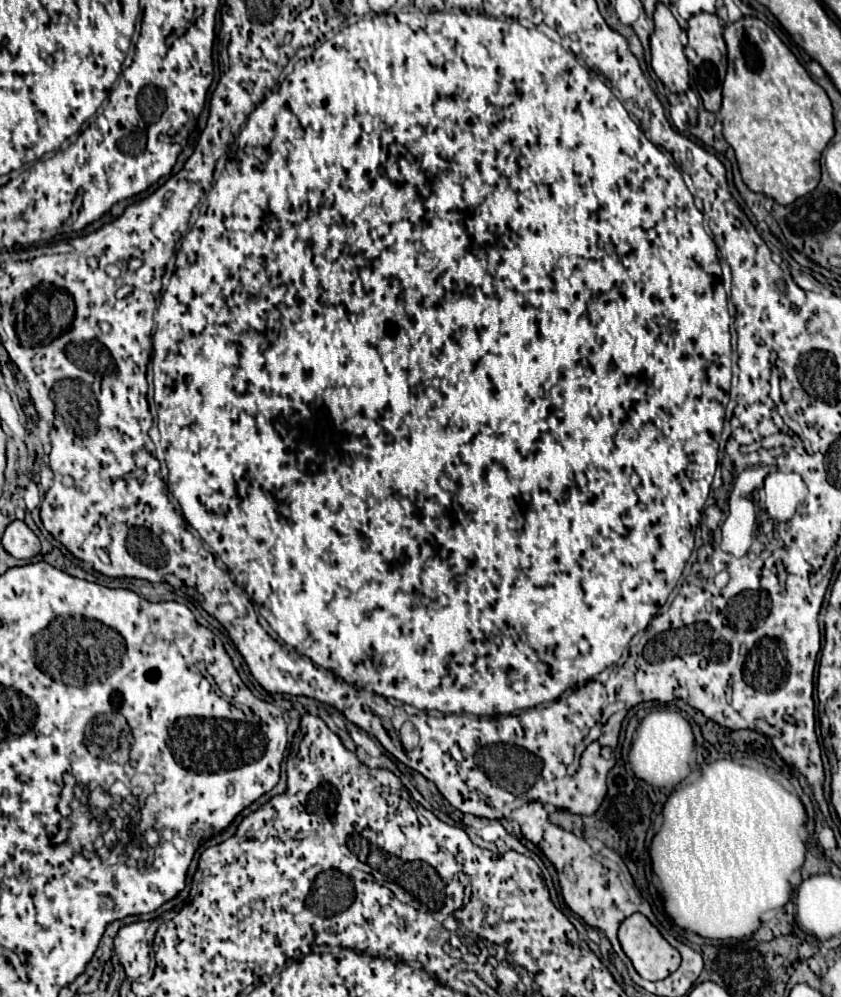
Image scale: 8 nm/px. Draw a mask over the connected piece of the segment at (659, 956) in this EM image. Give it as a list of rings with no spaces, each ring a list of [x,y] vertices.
[[[634,913],[620,925],[618,939],[638,975],[648,981],[666,979],[680,965],[680,953],[642,913]]]

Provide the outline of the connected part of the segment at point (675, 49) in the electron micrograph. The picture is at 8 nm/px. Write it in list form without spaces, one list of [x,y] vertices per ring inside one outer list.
[[[658,5],[654,13],[654,33],[650,37],[652,69],[672,93],[688,89],[688,59],[680,43],[680,25],[666,5]]]

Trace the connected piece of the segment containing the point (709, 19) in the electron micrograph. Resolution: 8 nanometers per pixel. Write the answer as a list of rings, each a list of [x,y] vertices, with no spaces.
[[[696,13],[688,21],[688,49],[690,49],[690,63],[696,71],[694,87],[702,97],[702,103],[708,111],[716,113],[722,105],[722,83],[726,75],[726,45],[722,39],[722,25],[720,19],[712,13]]]

